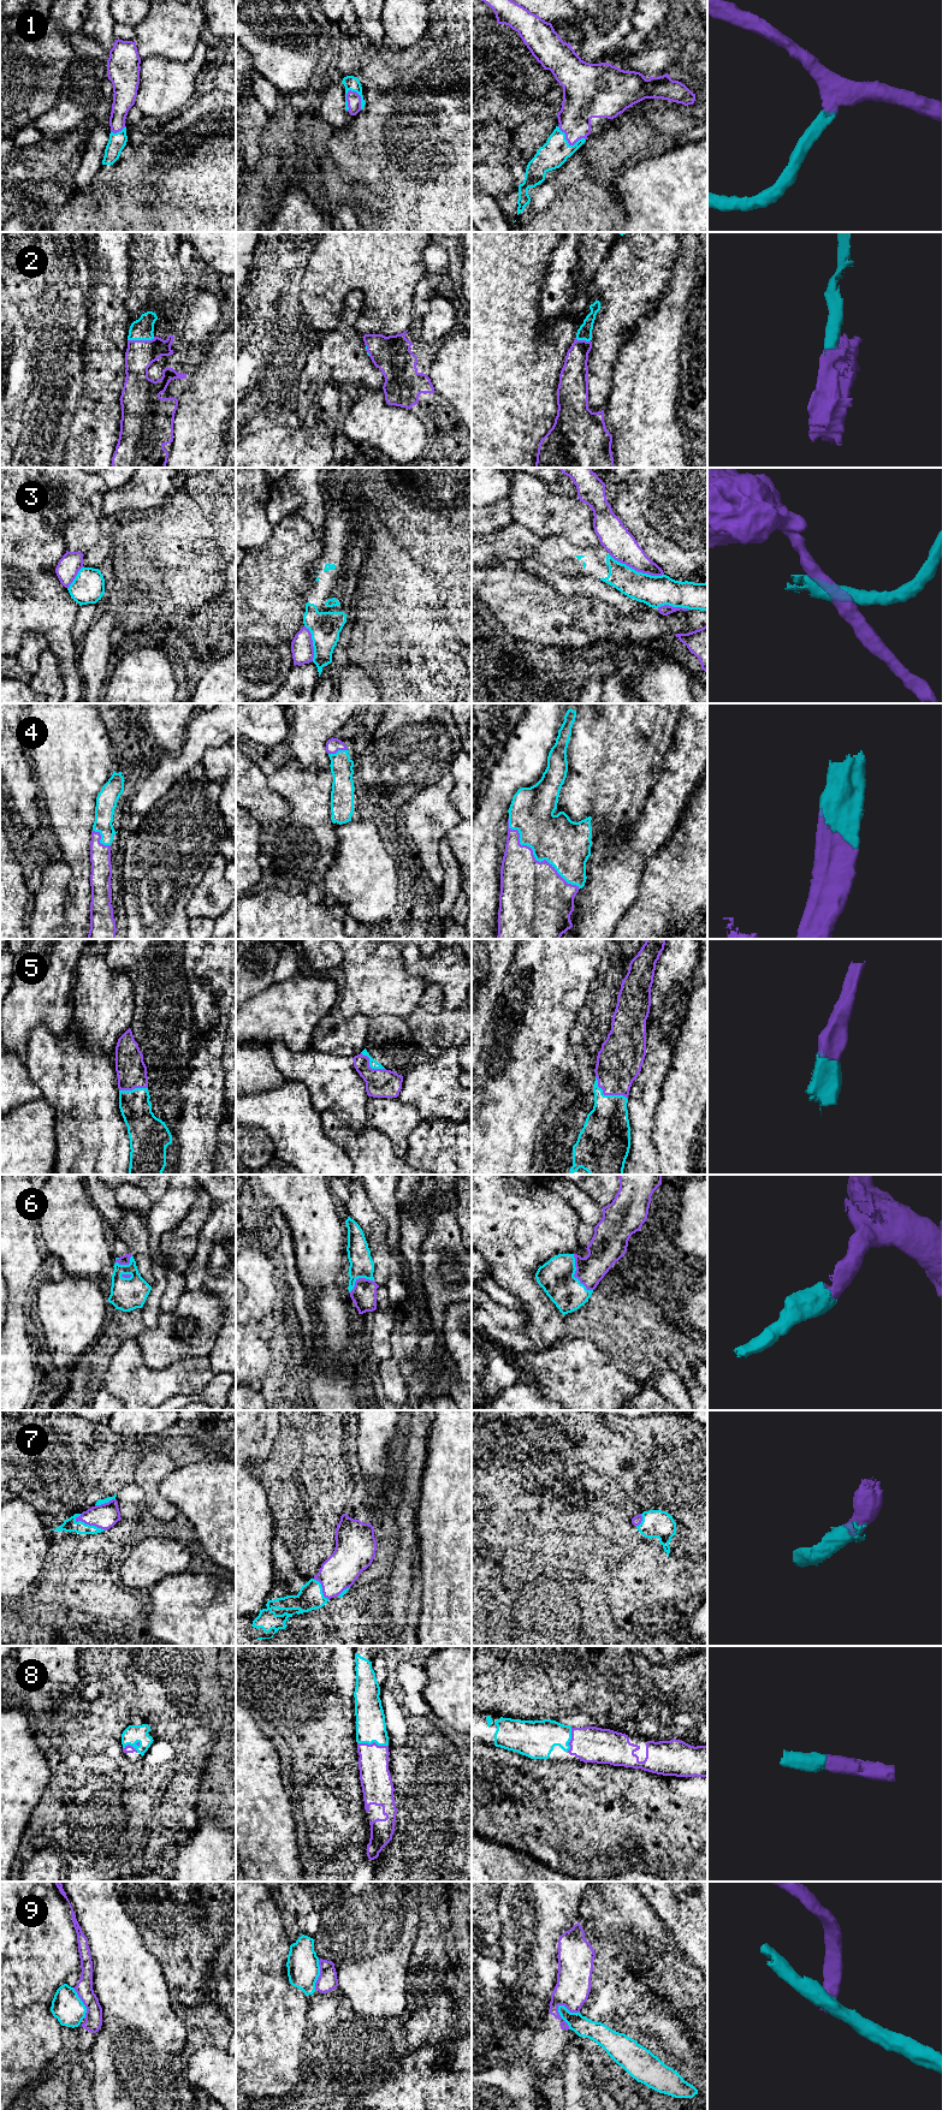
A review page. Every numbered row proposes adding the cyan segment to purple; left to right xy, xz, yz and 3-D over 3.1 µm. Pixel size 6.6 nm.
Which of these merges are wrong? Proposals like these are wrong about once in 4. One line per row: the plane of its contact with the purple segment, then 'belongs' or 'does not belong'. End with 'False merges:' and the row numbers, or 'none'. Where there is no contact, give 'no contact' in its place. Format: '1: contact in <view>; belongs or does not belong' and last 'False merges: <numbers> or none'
1: contact in xz; belongs
2: contact in xy; belongs
3: contact in yz; does not belong
4: contact in yz; belongs
5: contact in yz; belongs
6: contact in yz; belongs
7: contact in xy; belongs
8: contact in xz; belongs
9: contact in yz; does not belong
False merges: 3, 9

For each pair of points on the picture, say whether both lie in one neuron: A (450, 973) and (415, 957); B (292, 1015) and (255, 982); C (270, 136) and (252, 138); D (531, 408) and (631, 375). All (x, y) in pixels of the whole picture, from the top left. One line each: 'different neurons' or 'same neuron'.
A: same neuron
B: different neurons
C: different neurons
D: different neurons

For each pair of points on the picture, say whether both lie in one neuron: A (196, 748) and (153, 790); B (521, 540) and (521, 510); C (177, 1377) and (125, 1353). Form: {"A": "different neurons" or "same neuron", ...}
{"A": "same neuron", "B": "different neurons", "C": "same neuron"}

